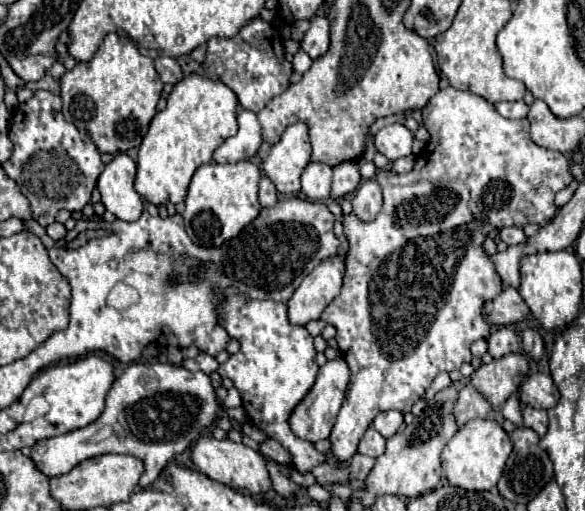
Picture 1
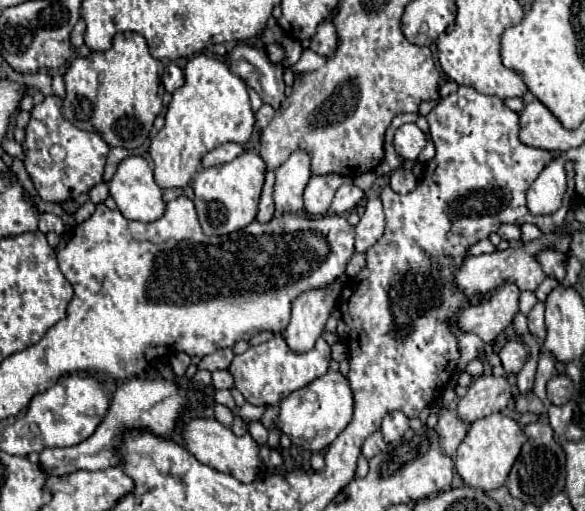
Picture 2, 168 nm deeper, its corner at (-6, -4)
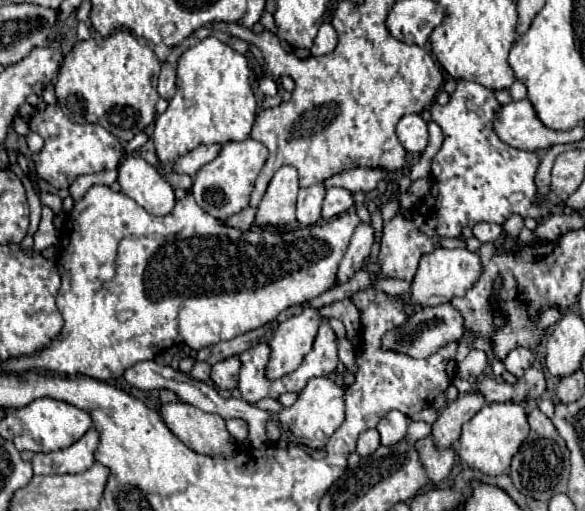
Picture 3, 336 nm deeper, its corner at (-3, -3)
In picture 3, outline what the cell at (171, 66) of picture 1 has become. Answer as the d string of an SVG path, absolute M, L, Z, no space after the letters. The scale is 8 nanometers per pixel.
M162 63L158 75L158 93L162 99L172 99L176 93L176 69L170 63Z

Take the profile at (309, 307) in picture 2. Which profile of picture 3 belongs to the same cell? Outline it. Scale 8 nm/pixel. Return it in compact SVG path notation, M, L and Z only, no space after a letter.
M304 309L300 315L280 323L274 339L268 343L270 359L266 365L268 379L280 379L298 369L302 359L310 353L322 317L318 309Z

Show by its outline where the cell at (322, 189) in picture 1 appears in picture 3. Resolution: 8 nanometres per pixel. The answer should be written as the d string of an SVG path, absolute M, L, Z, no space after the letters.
M312 185L308 189L300 189L298 193L298 223L300 225L314 225L320 221L320 209L324 199L324 185Z

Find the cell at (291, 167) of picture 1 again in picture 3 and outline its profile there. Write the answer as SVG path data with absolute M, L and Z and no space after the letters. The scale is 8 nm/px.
M284 165L272 177L268 191L258 207L258 217L254 219L254 225L296 225L296 195L298 173L294 167Z

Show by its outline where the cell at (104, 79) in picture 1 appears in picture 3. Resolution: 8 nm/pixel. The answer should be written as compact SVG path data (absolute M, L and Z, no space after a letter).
M116 31L116 33L112 33L110 37L96 37L96 35L94 35L94 37L90 37L88 41L78 41L78 43L72 47L72 51L64 57L64 63L62 63L62 67L60 67L58 81L56 81L56 99L58 99L60 109L66 113L66 117L68 117L70 121L74 121L74 123L100 123L106 131L110 131L110 133L116 135L122 143L126 143L126 141L130 141L134 135L138 135L140 131L144 131L144 129L156 119L156 101L160 98L156 85L160 68L161 63L158 61L158 57L156 57L156 53L152 51L152 47L140 45L140 41L138 41L134 35L130 35L130 33L126 33L126 31Z

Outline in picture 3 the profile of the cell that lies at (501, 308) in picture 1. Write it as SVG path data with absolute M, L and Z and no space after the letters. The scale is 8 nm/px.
M448 303L444 305L434 305L434 307L424 307L422 311L416 311L408 317L404 325L398 329L390 329L390 333L384 333L382 337L382 349L390 349L396 353L404 353L416 359L430 357L436 353L440 347L448 345L450 341L458 341L464 335L464 325L462 325L462 315Z

